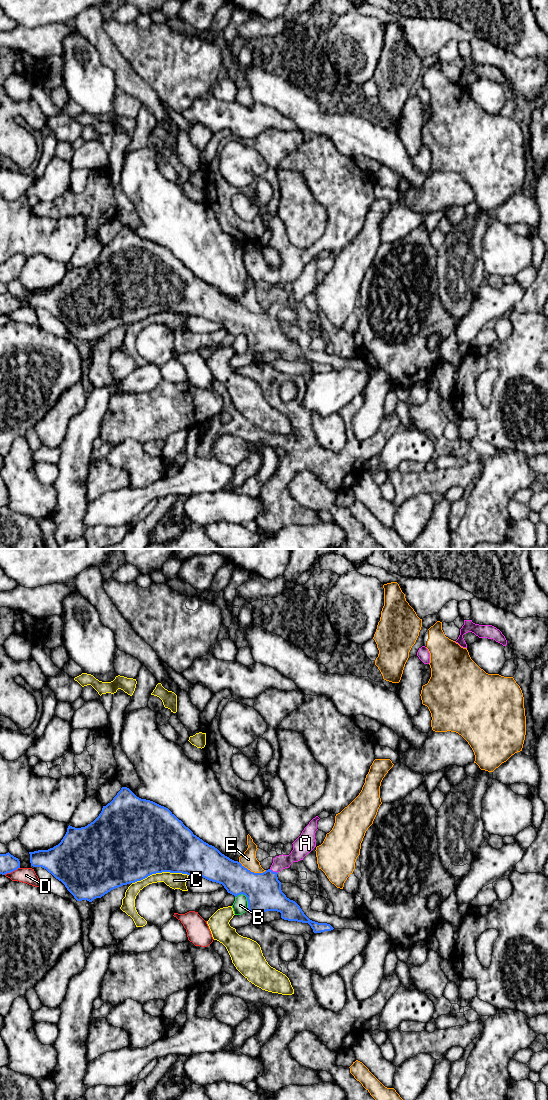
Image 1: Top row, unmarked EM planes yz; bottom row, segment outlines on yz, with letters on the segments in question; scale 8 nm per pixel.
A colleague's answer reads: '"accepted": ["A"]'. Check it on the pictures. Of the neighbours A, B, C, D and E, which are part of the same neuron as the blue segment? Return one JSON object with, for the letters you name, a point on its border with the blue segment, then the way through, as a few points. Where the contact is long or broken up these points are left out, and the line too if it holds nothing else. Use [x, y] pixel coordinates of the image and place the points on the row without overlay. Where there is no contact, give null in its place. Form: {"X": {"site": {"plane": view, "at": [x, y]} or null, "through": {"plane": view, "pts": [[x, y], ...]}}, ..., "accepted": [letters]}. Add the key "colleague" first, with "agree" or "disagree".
{"colleague": "agree", "A": {"site": {"plane": "yz", "at": [272, 311]}, "through": {"plane": "yz", "pts": [[263, 330], [272, 311], [280, 302]]}}, "accepted": ["A"]}

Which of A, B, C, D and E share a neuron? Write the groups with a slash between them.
A / B / C / D / E

